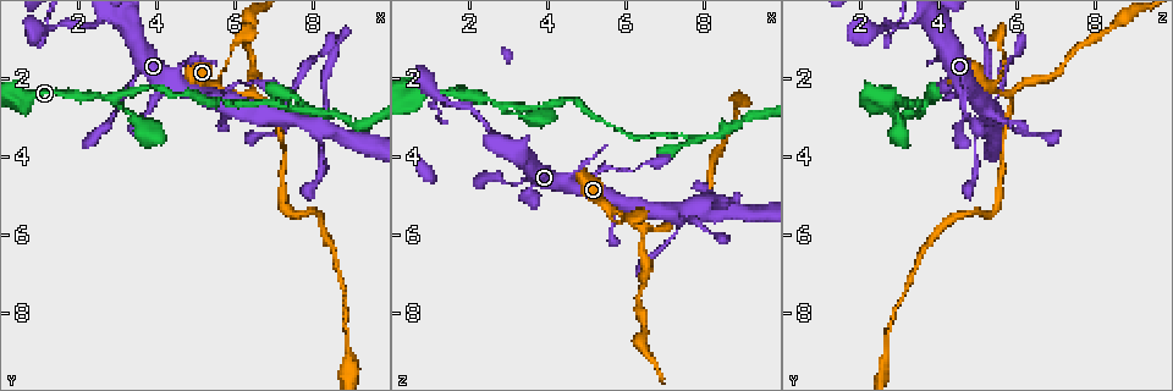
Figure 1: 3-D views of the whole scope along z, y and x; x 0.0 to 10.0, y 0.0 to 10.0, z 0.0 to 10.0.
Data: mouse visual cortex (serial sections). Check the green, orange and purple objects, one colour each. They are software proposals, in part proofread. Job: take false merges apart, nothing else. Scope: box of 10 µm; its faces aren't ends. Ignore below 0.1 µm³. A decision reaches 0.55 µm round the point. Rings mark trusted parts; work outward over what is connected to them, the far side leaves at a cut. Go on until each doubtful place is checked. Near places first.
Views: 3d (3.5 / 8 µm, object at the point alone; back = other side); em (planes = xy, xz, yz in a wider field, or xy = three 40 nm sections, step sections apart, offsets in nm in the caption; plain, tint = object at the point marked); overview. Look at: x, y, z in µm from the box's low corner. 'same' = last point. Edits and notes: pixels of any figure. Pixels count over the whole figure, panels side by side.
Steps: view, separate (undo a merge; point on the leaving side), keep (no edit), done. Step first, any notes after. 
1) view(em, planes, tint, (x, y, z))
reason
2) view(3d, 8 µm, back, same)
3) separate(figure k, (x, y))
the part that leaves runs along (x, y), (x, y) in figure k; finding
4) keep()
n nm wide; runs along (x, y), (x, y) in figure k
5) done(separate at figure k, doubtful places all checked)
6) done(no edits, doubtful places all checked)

view(3d, 8 µm, back, (2.85, 2.50, 2.65))
three-way junction

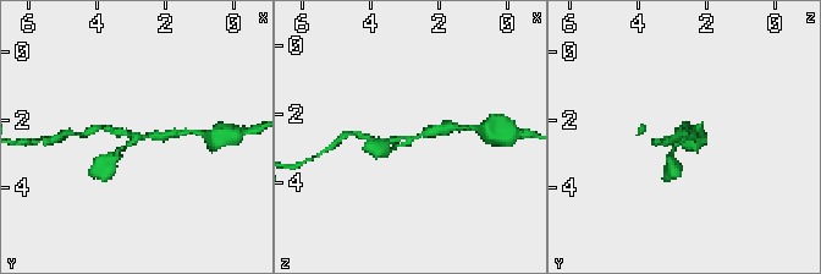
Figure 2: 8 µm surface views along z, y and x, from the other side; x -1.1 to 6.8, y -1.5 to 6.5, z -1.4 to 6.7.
view(em, xy, step 3, tint, same)
3 arms; arms of 100, 200, 250 nm

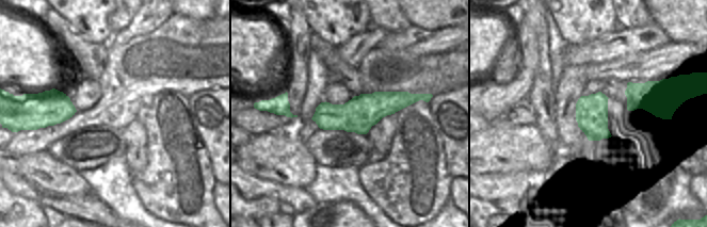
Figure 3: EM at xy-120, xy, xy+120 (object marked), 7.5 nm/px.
keep()
continuous, no second cell

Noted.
view(3d, 3.5 µm, (1.30, 0.75, 2.55))
three arms meet

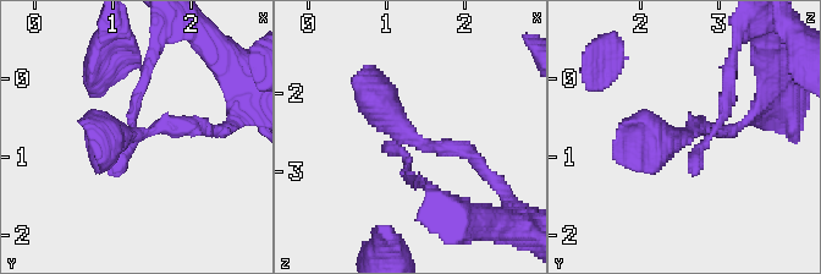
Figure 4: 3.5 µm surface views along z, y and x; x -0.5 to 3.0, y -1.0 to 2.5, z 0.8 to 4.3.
view(em, planes, tint, (1.30, 0.75, 2.60))
need the tissue

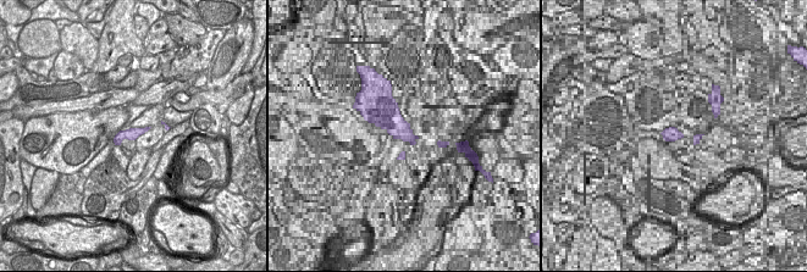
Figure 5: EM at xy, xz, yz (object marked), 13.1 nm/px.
keep()
runs along (479, 164), (408, 138), (374, 74) in figure 4; all the same cell

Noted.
view(3d, 3.5 µm, (6.40, 2.45, 5.75))
three arms meet

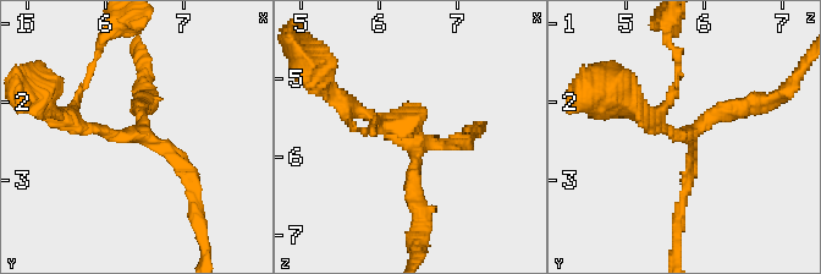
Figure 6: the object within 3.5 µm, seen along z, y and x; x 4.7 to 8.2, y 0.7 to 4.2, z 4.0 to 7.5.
view(em, xy, step 5, tint, (6.40, 2.40, 5.80))
need the tissue

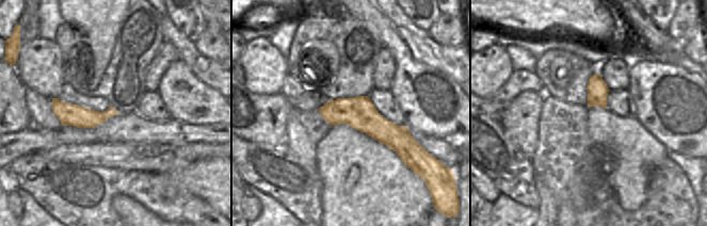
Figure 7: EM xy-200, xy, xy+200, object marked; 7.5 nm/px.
view(em, planes, tint, same)
another direction

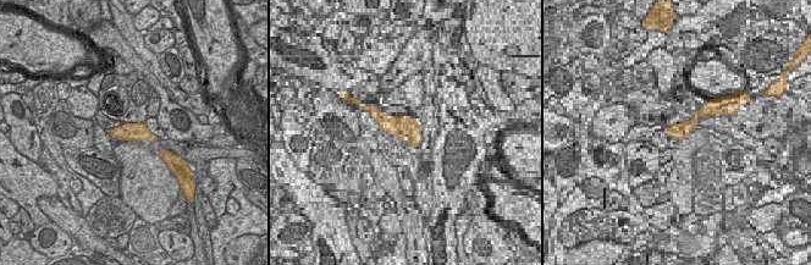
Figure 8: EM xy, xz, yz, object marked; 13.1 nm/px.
keep()
3 arms; runs along (70, 120), (167, 146), (193, 187) in figure 6; all the same cell

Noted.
done(no edits, doubtful places all checked)

